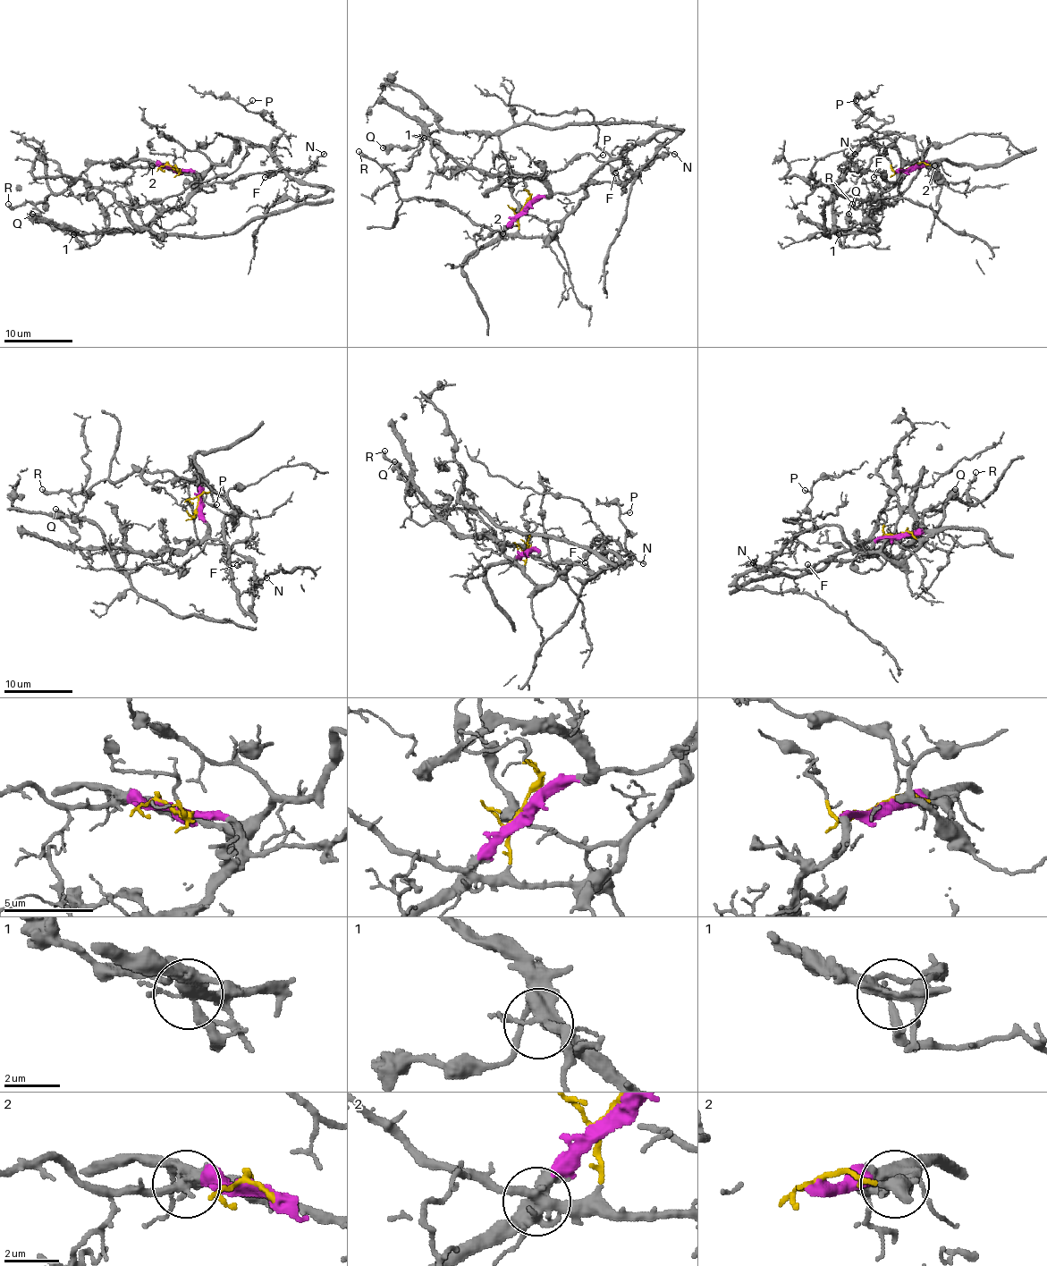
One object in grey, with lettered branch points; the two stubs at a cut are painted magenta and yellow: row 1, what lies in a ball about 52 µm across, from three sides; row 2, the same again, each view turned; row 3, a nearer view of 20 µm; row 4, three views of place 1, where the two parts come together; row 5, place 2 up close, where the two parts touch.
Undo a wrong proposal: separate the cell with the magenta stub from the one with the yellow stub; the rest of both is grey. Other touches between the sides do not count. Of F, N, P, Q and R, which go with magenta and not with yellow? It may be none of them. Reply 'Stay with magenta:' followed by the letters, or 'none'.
Stay with magenta: F, Q

